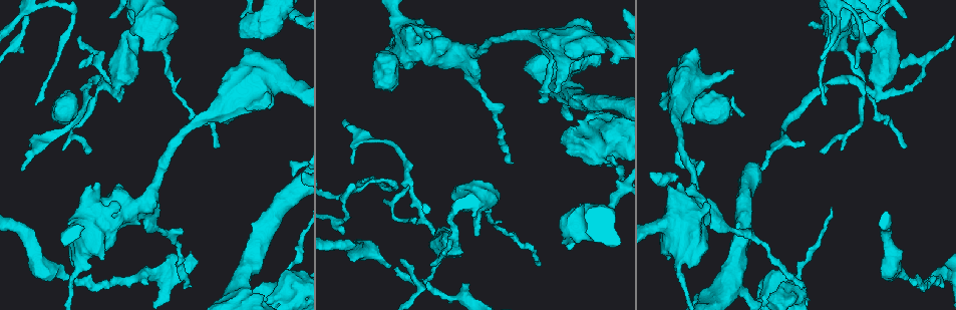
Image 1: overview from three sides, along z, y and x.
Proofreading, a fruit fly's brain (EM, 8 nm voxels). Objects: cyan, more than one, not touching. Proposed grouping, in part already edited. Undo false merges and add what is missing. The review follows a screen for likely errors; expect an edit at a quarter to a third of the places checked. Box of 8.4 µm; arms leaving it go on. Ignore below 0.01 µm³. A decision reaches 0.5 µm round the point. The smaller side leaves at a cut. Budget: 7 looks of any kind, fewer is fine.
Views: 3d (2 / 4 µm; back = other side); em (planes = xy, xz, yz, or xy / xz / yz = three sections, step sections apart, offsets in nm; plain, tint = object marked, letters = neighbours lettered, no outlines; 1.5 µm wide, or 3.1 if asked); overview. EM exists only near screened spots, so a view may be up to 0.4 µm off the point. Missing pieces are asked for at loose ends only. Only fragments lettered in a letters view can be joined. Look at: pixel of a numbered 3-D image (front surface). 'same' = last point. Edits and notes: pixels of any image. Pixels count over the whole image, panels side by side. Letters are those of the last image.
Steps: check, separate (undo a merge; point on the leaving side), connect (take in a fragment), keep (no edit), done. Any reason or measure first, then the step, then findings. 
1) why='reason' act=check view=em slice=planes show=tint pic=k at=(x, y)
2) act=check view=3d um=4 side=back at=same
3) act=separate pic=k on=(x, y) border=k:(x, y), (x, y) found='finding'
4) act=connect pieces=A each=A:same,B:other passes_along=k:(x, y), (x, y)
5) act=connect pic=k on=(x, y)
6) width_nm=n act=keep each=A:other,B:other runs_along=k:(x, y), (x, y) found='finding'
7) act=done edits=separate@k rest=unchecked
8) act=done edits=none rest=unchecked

why='an open end' act=check view=em um=3.1 slice=planes show=letters pic=1 at=(594, 30)

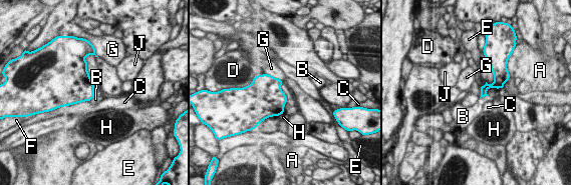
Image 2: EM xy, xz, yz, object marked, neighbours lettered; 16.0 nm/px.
act=keep each=A:other,B:other,C:other,D:other,E:other,F:other,G:other,H:other,J:other border=2:(264, 73), (279, 78), (283, 82) found='no lettered fragment goes on from it'

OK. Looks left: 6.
why='free end' act=check view=em slice=planes show=letters pic=1 at=(542, 103)

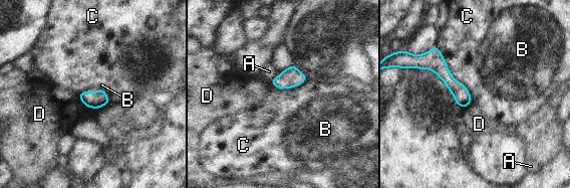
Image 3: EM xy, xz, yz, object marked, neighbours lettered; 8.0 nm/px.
longest_contact=C:380nm act=keep each=A:other,B:other,C:other,D:other border=3:(436, 45), (450, 73), (462, 83) found='none of them fits'

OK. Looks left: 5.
why='sudden change in width' act=check view=3d um=2 pic=1 at=(849, 56)

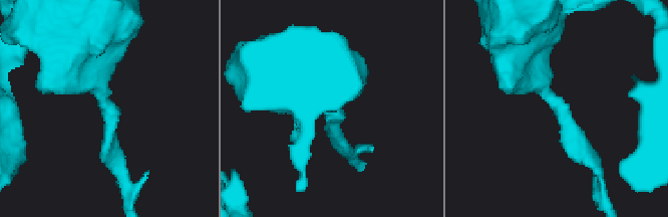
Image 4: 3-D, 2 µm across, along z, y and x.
act=check view=em slice=planes show=tint pic=4 at=(556, 106)

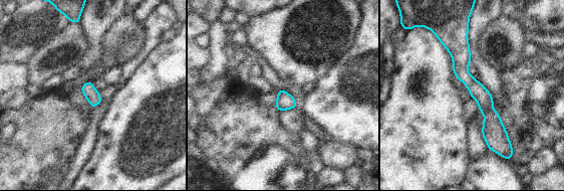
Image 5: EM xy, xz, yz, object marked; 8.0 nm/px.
why='see the neighbours' act=check view=em slice=planes show=letters at=same

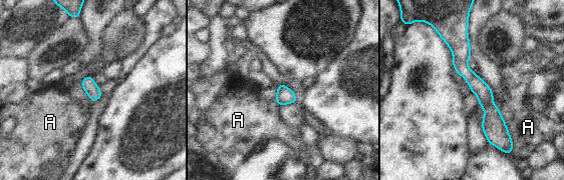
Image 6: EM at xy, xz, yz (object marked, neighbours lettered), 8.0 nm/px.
act=keep each=A:other found='continuous, no second neuron'

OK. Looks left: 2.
act=done edits=none rest=unchecked

